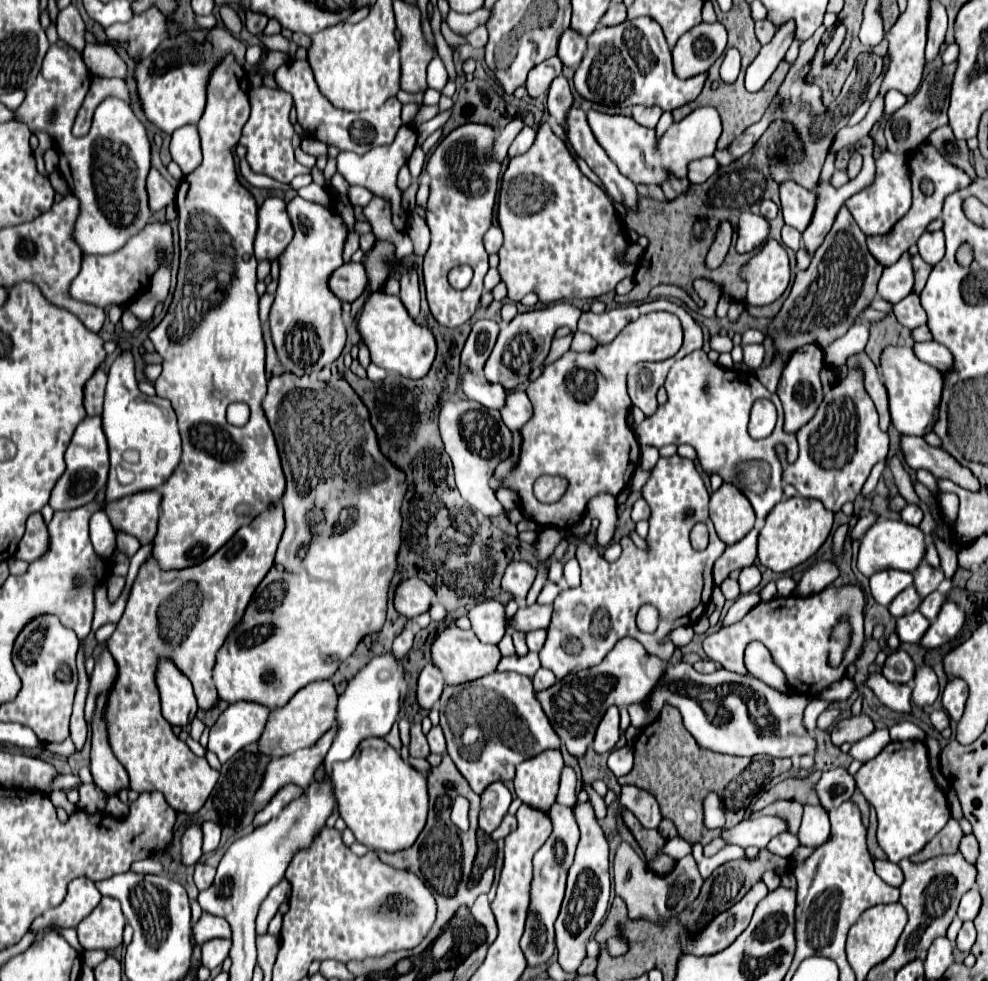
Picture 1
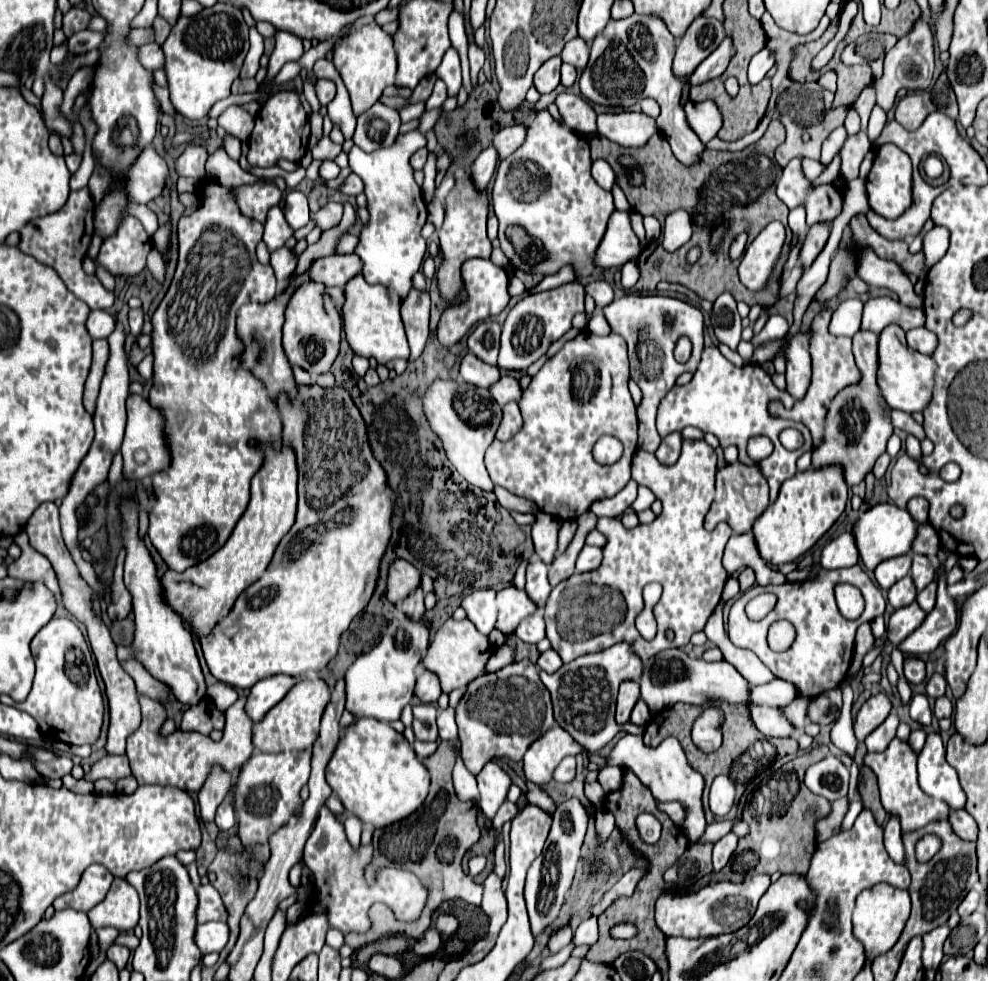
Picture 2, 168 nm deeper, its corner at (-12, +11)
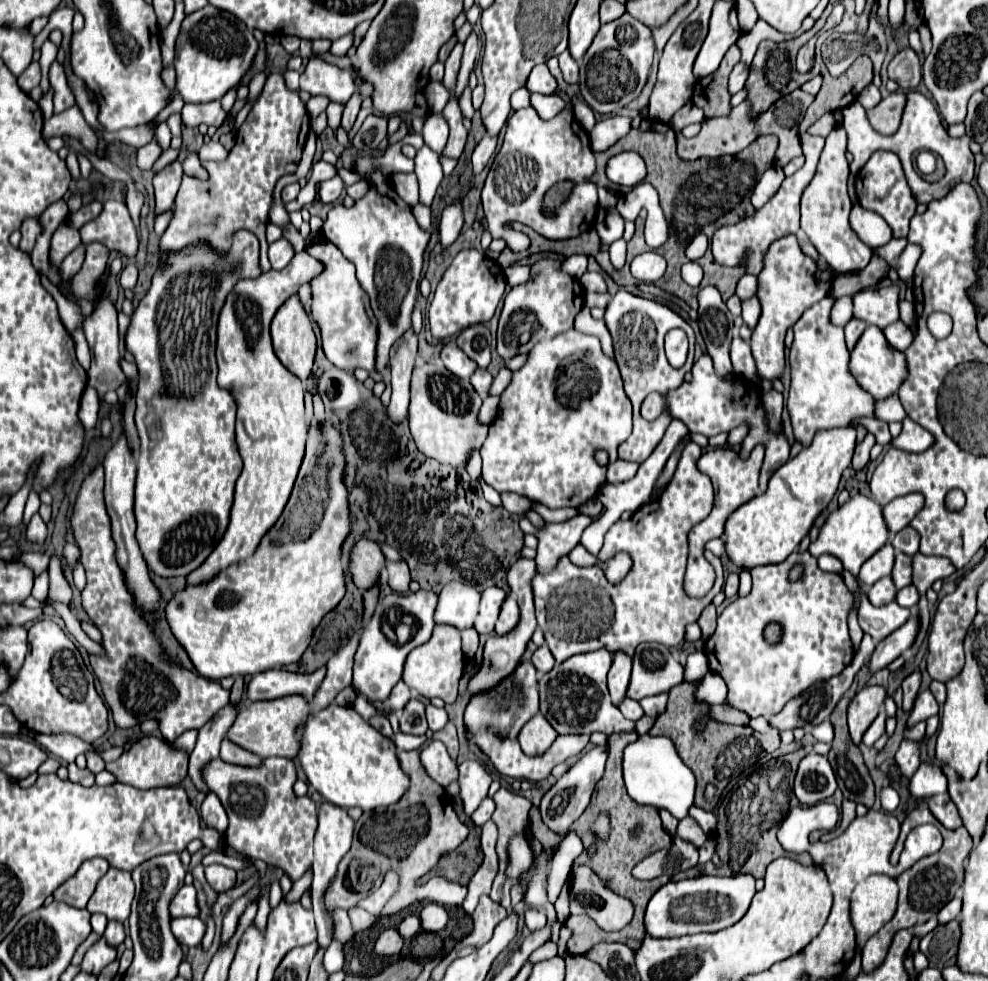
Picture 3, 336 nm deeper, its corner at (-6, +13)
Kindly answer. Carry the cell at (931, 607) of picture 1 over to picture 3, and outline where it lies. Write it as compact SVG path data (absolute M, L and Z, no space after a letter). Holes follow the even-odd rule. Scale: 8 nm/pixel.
M908 585L906 589L900 589L898 595L896 595L896 603L902 605L902 607L908 607L908 609L916 607L918 601L920 601L920 593L914 585Z

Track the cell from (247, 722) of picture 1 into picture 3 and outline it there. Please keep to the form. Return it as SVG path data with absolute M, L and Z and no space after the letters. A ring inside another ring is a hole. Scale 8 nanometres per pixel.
M270 669L254 675L246 687L248 701L264 701L264 699L278 699L286 695L304 695L312 699L316 693L326 669L318 669L314 673L290 673L286 669Z

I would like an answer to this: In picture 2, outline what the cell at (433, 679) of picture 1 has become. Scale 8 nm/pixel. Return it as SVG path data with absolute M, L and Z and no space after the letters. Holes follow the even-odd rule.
M424 671L418 679L416 679L416 687L414 687L414 697L418 697L422 703L436 703L440 697L442 689L438 683L438 677L432 675L430 671Z

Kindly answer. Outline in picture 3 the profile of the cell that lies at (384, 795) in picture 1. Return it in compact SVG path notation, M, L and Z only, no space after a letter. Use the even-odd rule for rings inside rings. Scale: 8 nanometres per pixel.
M336 703L310 715L304 727L298 761L322 799L346 809L360 807L362 811L374 811L376 807L394 805L410 787L410 777L402 773L394 739L384 737L364 721L356 709L346 709Z

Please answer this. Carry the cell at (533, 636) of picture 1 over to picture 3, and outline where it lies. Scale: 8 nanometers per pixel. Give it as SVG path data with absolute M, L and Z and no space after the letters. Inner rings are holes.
M508 593L506 605L502 605L502 613L500 613L498 623L496 623L496 633L508 635L518 625L518 621L520 621L520 607L516 603L514 593Z

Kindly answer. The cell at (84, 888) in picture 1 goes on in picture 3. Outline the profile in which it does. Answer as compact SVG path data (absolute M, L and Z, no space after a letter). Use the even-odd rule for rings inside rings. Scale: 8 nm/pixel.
M100 857L84 861L80 865L80 869L74 873L74 877L70 877L66 883L62 883L54 891L54 895L52 895L54 901L62 901L62 903L68 903L72 907L84 909L86 903L90 901L98 881L106 875L108 867L110 867L108 861L100 859Z

